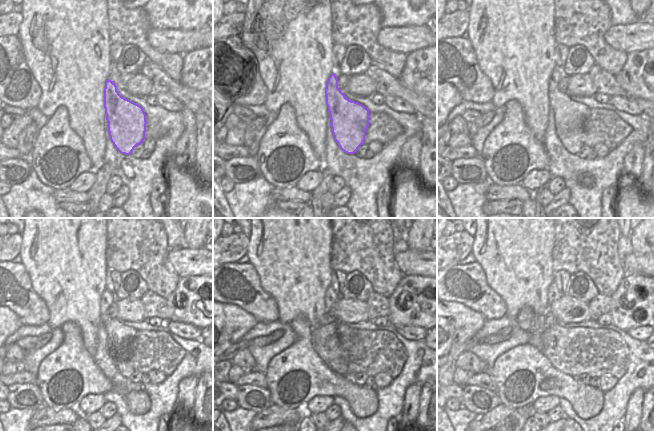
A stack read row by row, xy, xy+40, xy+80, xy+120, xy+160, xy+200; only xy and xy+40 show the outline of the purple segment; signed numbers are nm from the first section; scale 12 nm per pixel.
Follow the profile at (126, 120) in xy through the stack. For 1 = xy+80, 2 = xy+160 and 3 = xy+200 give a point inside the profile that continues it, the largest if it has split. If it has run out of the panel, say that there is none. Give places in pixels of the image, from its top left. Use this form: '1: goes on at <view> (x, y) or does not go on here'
1: goes on at xy+80 (569, 116)
2: goes on at xy+160 (331, 297)
3: goes on at xy+200 (553, 293)

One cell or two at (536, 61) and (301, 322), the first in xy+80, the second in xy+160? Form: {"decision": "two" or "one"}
{"decision": "two"}

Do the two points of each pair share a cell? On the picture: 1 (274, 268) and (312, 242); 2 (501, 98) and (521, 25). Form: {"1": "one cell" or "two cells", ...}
{"1": "one cell", "2": "one cell"}

